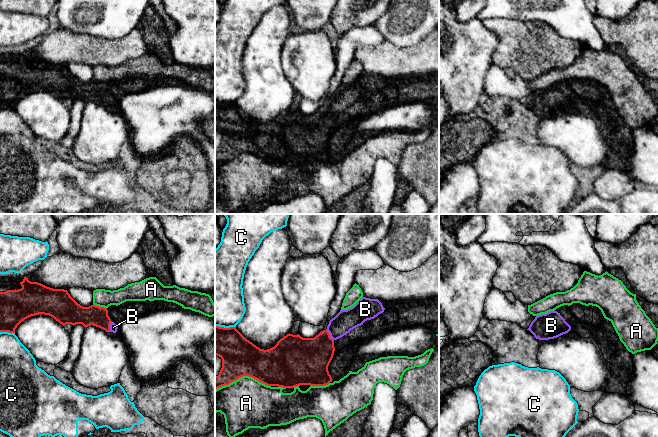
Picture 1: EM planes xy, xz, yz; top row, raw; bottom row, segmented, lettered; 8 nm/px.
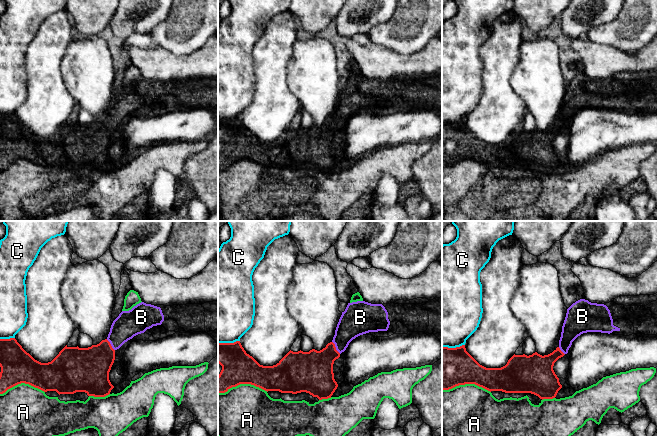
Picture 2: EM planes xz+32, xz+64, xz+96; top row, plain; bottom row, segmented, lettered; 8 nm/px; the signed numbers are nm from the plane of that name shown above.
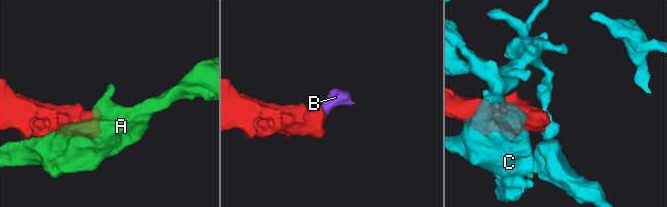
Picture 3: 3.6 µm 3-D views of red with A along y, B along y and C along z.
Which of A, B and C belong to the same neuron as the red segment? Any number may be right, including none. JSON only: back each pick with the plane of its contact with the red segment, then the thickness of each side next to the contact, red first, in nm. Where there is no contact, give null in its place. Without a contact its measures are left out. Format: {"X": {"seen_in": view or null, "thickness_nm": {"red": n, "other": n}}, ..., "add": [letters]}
{"B": {"seen_in": "xz", "thickness_nm": {"red": 340, "other": 180}}, "add": ["B"]}

